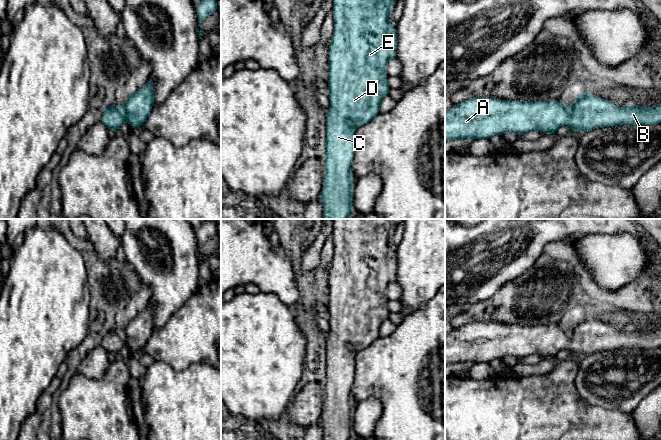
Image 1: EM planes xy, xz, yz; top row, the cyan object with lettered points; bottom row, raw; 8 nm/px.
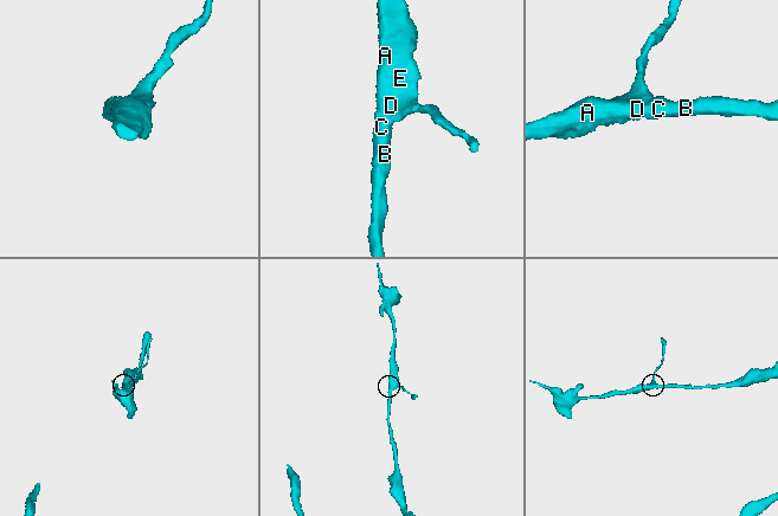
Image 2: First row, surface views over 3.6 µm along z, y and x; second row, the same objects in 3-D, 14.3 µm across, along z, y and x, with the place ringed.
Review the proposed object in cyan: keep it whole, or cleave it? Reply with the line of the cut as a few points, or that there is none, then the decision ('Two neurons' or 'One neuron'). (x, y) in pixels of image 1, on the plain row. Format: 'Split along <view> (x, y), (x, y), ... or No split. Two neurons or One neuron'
No split. One neuron

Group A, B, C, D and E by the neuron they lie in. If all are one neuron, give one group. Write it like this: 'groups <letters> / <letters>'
groups A B C D E

